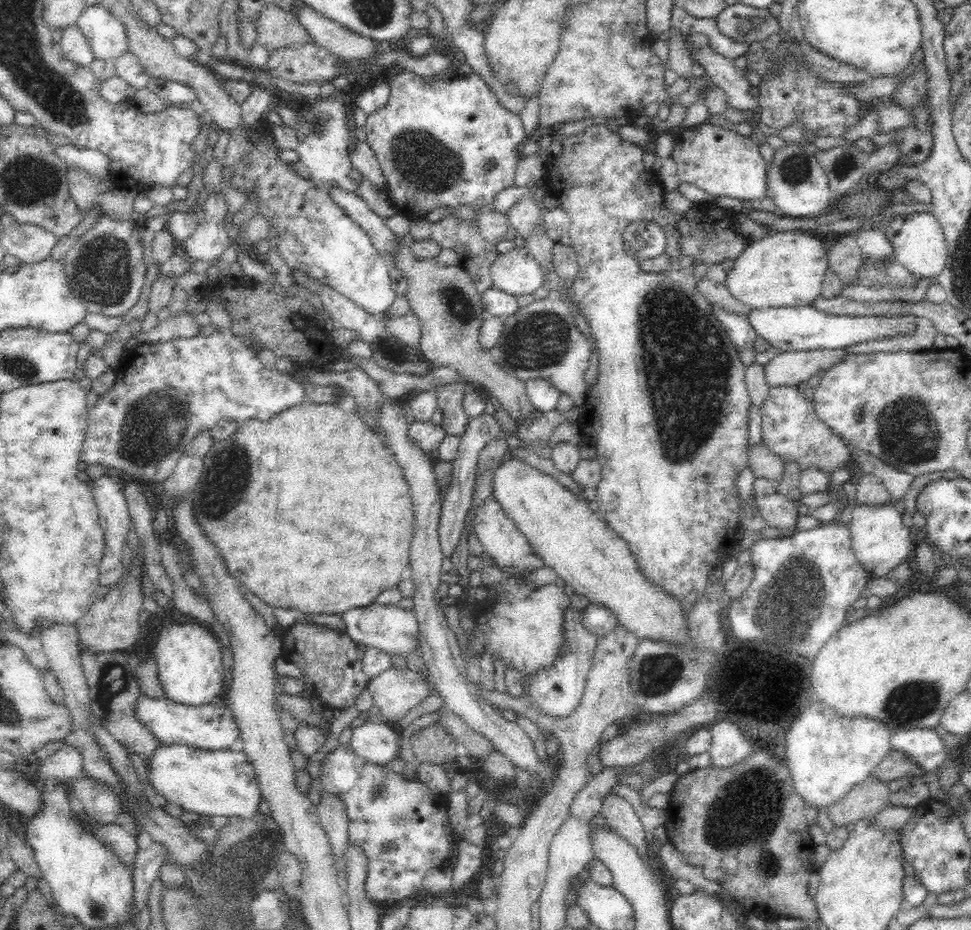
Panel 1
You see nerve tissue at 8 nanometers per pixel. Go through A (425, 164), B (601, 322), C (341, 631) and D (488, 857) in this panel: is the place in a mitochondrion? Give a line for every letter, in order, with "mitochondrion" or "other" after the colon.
A: mitochondrion
B: other
C: other
D: other

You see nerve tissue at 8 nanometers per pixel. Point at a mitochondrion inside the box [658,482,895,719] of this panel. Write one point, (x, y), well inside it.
(790, 605)

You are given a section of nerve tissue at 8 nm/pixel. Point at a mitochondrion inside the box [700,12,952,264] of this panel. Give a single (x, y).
(794, 170)

